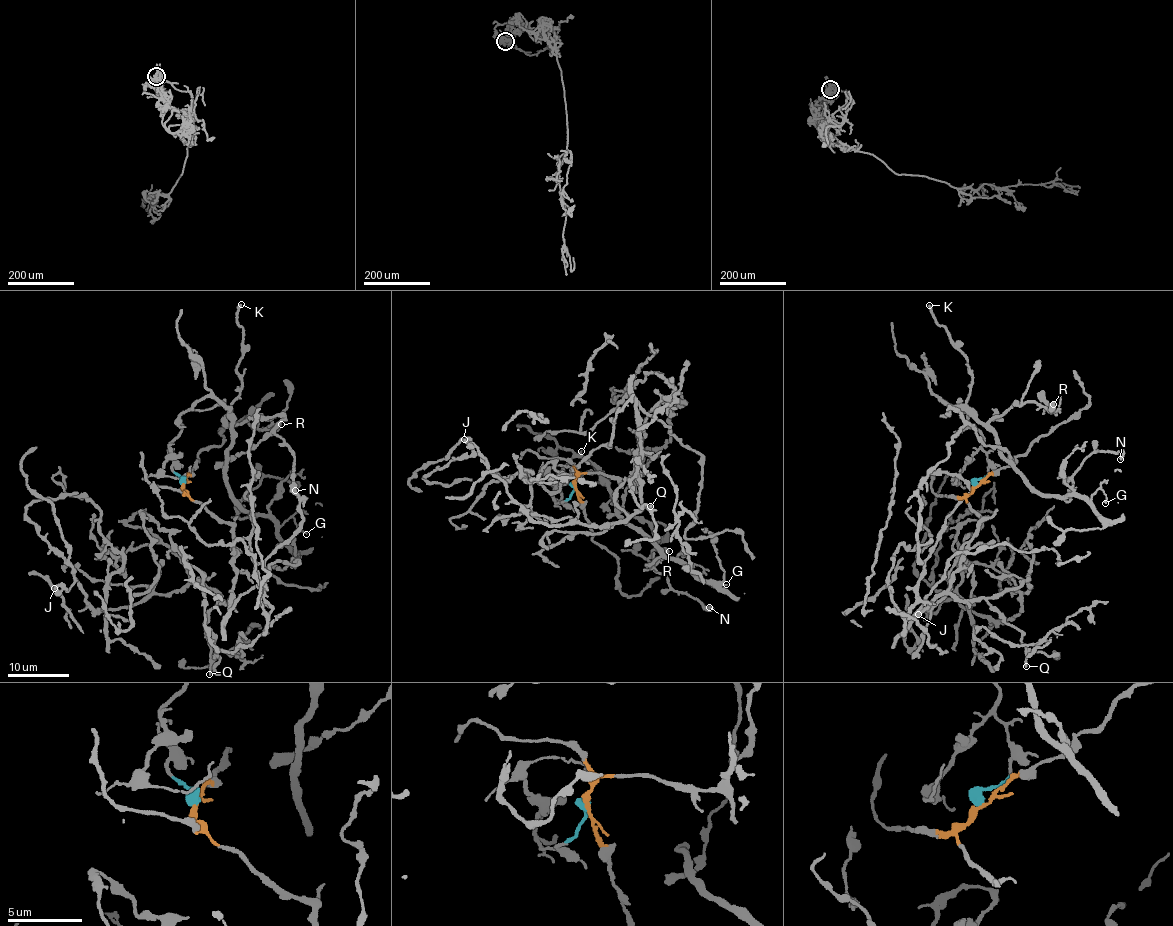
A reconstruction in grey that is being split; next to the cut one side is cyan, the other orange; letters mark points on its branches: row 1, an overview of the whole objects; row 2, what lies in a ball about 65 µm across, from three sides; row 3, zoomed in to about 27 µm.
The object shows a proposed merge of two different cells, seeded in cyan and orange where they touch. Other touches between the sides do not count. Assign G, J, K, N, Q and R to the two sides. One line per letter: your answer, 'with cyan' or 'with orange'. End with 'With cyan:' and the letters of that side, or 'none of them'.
G: with cyan
J: with orange
K: with cyan
N: with cyan
Q: with orange
R: with cyan
With cyan: G, K, N, R

